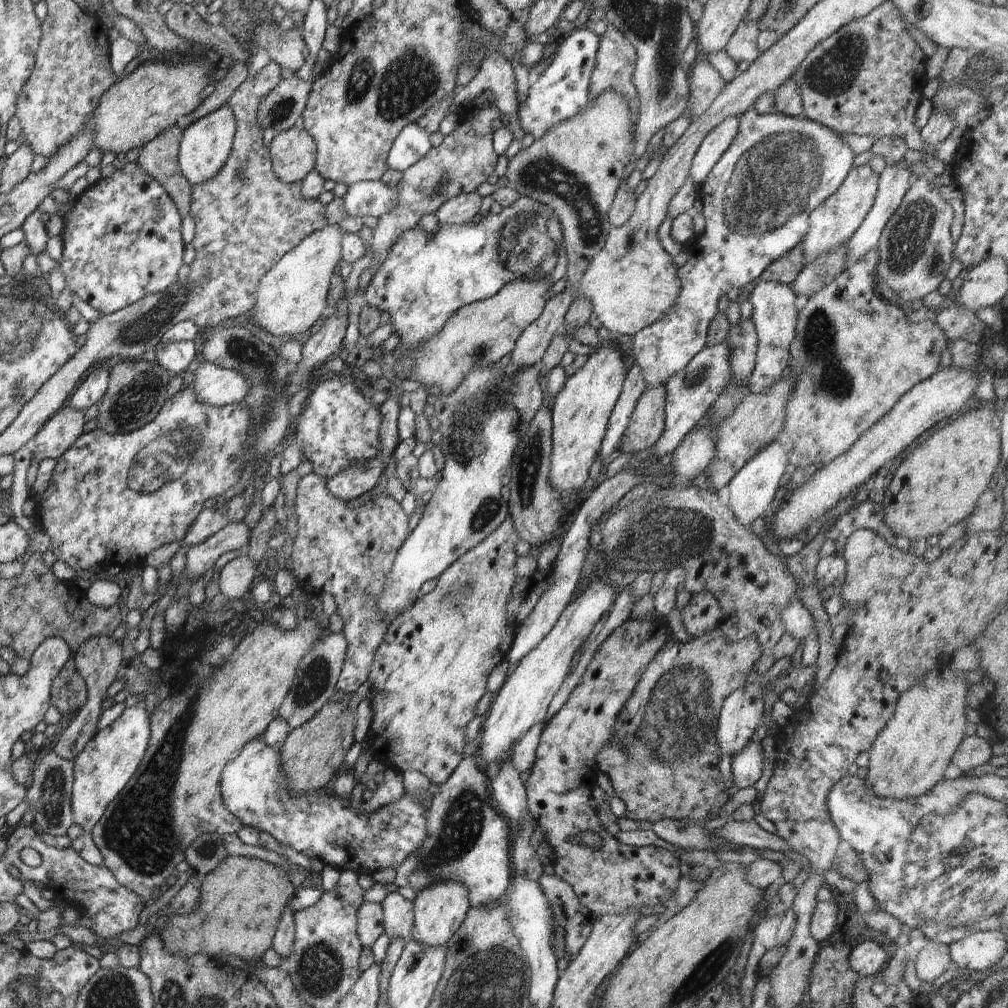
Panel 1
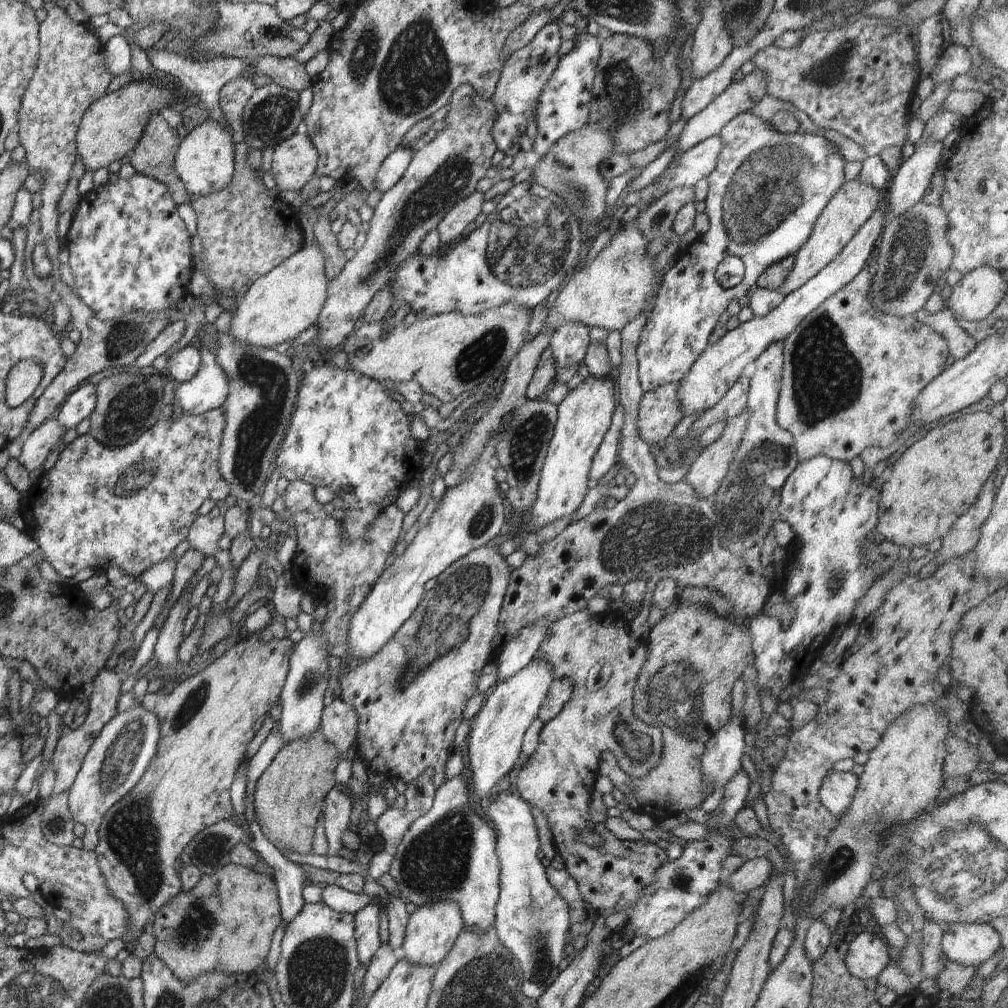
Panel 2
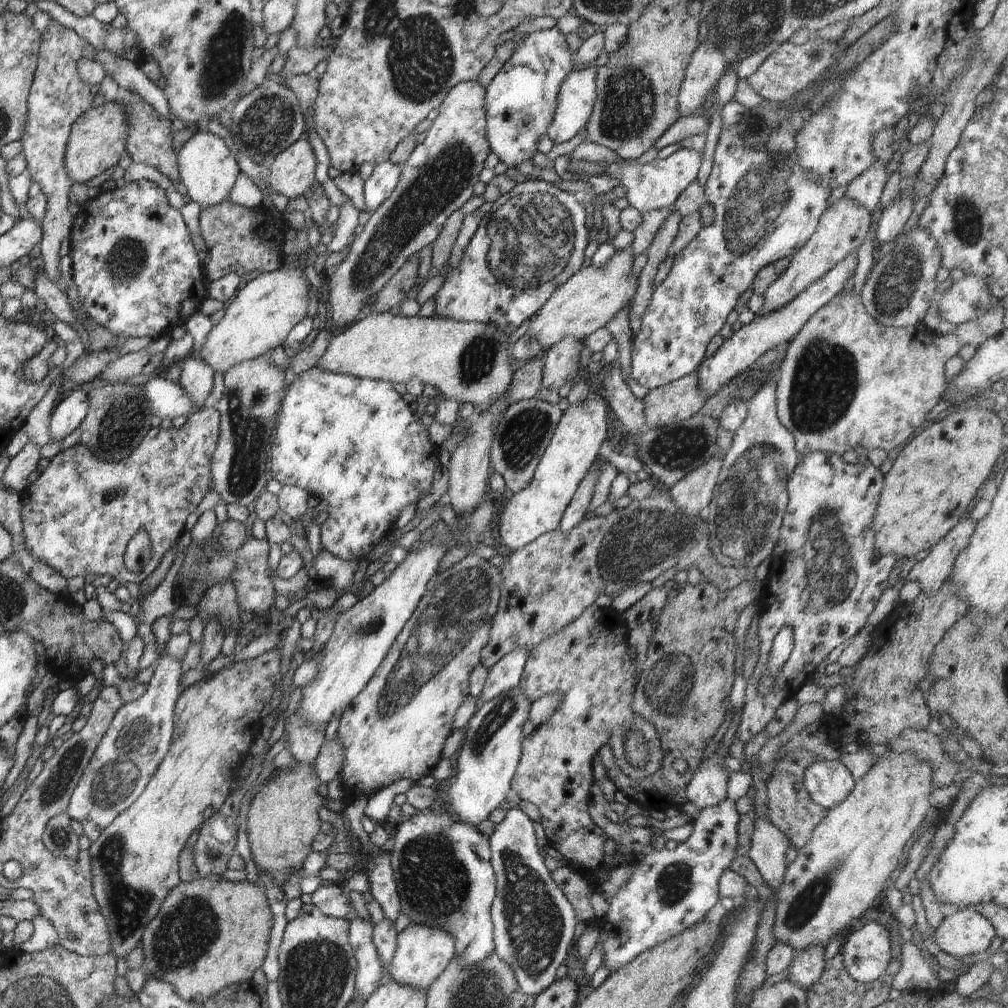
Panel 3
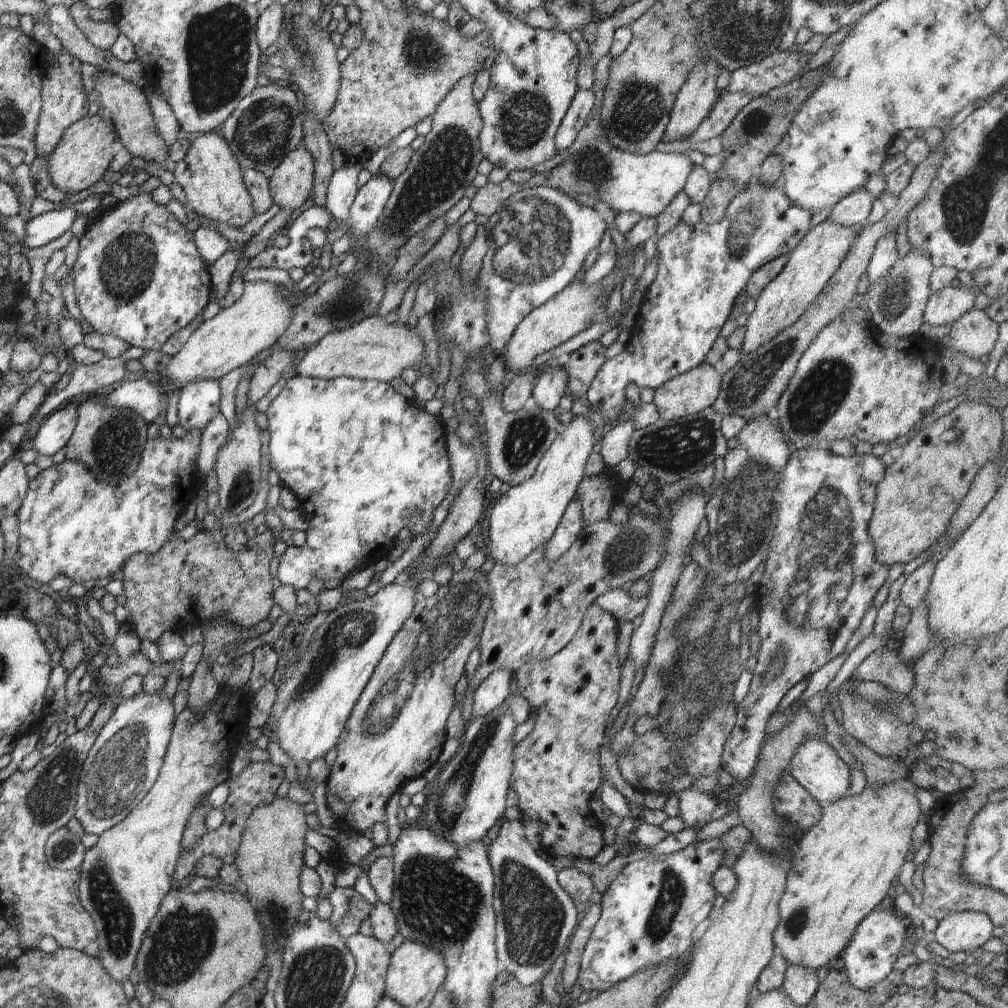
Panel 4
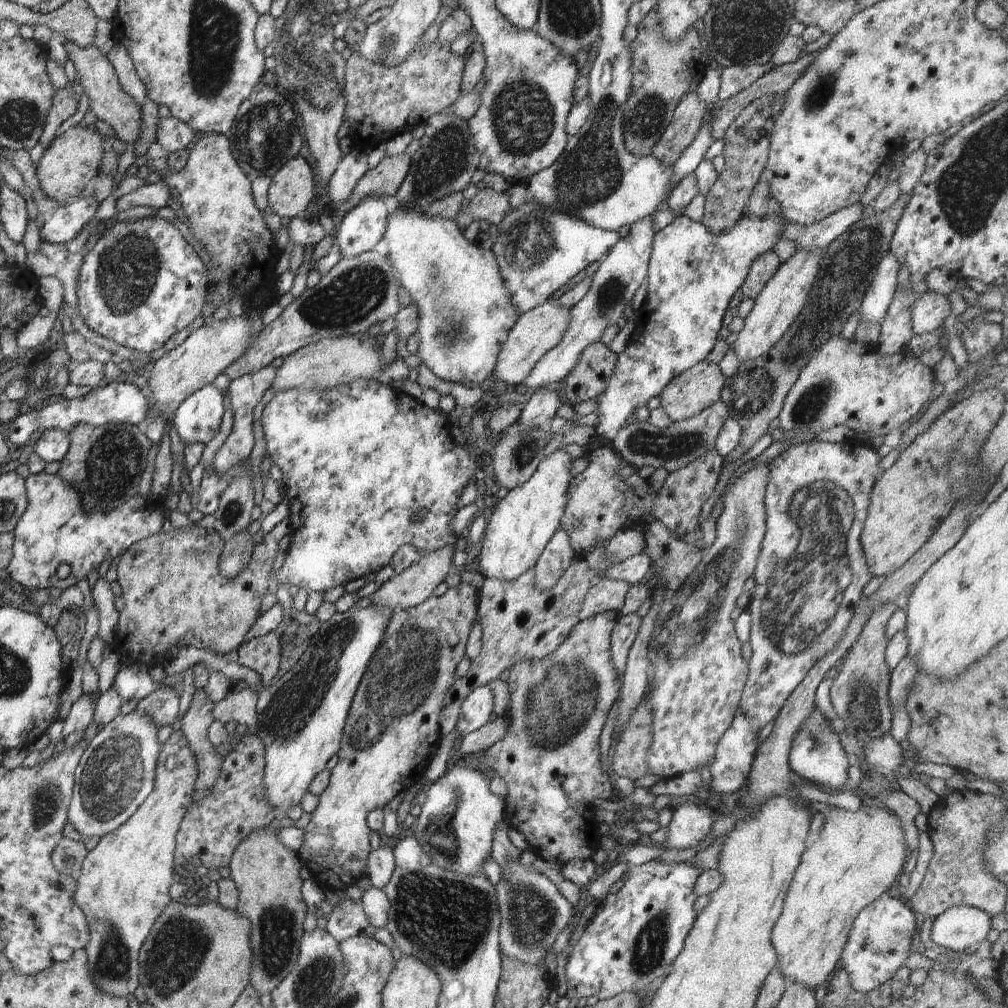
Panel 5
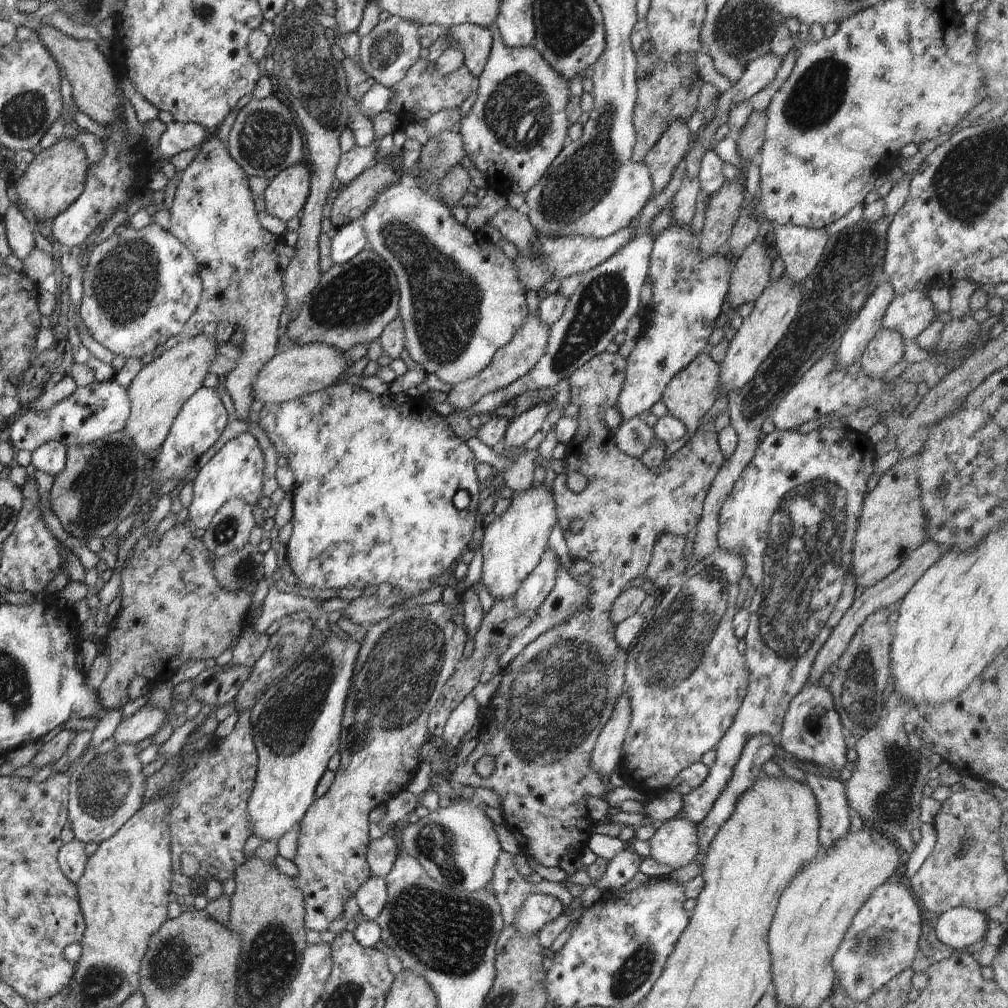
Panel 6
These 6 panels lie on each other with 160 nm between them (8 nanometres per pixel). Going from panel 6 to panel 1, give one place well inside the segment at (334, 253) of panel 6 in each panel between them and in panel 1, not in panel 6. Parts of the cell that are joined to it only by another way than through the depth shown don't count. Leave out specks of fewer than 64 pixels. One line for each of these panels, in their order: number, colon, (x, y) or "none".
1: (412, 143)
2: (394, 165)
3: (379, 185)
4: (370, 200)
5: (362, 227)

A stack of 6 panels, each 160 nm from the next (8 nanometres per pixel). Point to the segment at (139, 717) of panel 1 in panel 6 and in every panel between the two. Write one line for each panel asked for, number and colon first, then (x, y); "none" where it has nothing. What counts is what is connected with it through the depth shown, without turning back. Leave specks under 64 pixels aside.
2: (119, 756)
3: (138, 738)
4: (124, 762)
5: (116, 772)
6: (106, 786)

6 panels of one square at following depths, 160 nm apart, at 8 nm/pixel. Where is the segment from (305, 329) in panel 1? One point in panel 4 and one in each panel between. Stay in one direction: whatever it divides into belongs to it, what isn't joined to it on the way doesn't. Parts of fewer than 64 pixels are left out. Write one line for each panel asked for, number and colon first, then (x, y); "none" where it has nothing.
2: (285, 302)
3: (260, 317)
4: (258, 319)

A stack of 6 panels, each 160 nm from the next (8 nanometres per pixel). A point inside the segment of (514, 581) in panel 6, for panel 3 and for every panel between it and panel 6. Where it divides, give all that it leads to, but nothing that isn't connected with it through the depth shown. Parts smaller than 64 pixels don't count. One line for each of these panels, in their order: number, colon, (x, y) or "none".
3: (538, 509)
4: (525, 517)
5: (523, 522)

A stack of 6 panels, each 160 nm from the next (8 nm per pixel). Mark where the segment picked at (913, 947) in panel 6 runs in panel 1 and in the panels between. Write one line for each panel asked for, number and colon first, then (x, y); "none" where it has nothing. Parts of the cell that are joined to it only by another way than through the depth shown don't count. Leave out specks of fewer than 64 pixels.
1: (868, 958)
2: (867, 955)
3: (866, 955)
4: (875, 946)
5: (879, 941)

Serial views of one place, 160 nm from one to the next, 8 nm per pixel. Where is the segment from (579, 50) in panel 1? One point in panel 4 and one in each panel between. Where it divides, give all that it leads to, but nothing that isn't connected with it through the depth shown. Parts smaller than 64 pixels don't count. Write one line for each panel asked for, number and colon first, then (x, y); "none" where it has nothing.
2: (563, 105)
3: (576, 96)
4: (583, 102)

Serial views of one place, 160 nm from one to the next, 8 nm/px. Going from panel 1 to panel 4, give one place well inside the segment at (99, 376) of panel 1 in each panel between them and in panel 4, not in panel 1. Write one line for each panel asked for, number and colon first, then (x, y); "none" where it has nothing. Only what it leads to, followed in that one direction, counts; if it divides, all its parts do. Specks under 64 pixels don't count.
2: (81, 403)
3: (69, 413)
4: (53, 434)

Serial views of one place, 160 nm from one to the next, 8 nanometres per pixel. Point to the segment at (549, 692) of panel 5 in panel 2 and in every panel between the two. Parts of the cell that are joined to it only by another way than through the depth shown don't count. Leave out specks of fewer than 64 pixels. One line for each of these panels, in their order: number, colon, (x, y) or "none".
2: (596, 652)
3: (587, 661)
4: (556, 771)

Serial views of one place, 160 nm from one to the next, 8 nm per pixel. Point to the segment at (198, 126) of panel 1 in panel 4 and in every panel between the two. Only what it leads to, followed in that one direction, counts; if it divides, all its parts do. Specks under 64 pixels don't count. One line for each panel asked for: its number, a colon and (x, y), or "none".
2: (204, 161)
3: (208, 169)
4: (209, 180)

